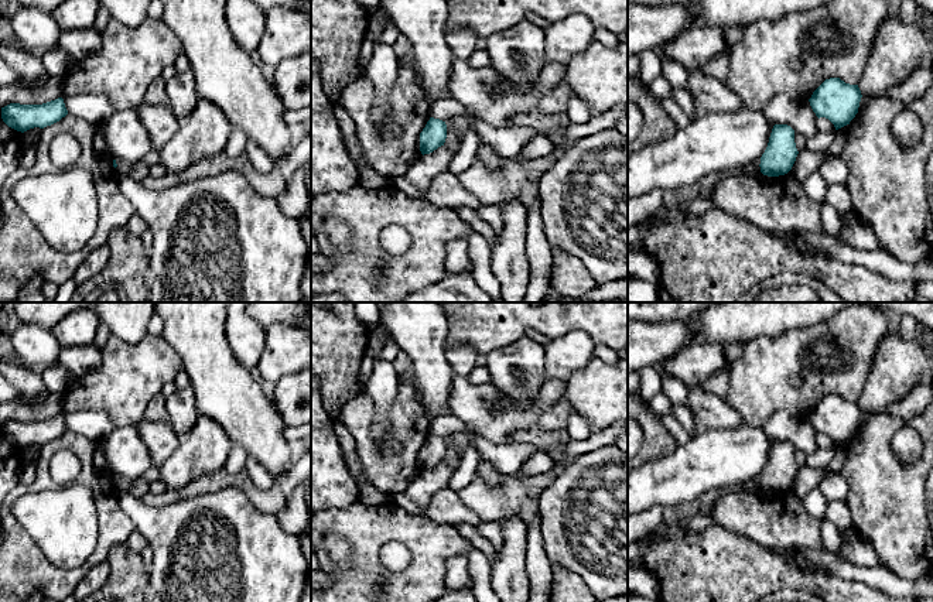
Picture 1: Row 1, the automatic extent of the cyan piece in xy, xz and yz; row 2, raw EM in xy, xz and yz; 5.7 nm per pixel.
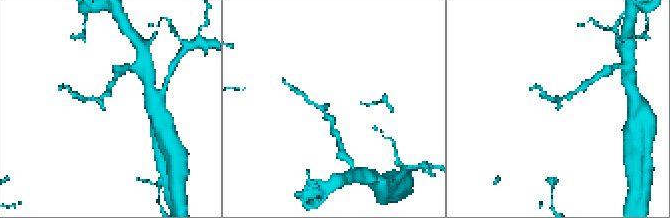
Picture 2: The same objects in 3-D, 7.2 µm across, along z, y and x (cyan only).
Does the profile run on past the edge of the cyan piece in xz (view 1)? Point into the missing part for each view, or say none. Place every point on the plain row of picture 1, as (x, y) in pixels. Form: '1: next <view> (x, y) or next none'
1: next none

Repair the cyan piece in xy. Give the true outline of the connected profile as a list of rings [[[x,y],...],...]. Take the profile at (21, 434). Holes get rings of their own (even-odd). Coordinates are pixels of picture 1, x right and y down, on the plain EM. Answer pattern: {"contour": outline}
{"contour": [[[62,414],[42,421],[10,420],[1,424],[3,438],[8,444],[21,449],[34,444],[44,445],[47,442],[51,442],[59,438],[66,431],[68,427]]]}

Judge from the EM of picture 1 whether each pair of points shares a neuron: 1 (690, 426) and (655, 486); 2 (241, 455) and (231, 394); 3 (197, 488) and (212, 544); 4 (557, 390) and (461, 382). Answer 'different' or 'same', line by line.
1: different
2: different
3: different
4: same

